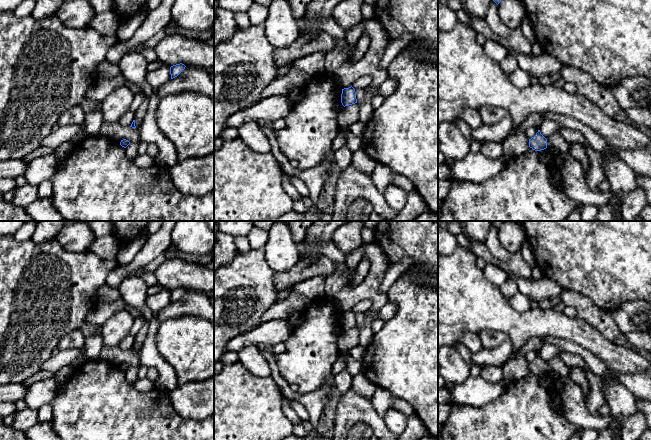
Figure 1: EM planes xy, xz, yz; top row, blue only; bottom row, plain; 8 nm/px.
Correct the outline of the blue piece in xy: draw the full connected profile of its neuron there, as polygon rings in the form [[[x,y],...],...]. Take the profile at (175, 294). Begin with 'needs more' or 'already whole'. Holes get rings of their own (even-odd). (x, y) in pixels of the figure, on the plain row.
already whole; [[[182,287],[171,290],[170,291],[171,303],[177,301],[185,293],[185,291],[186,290]]]

